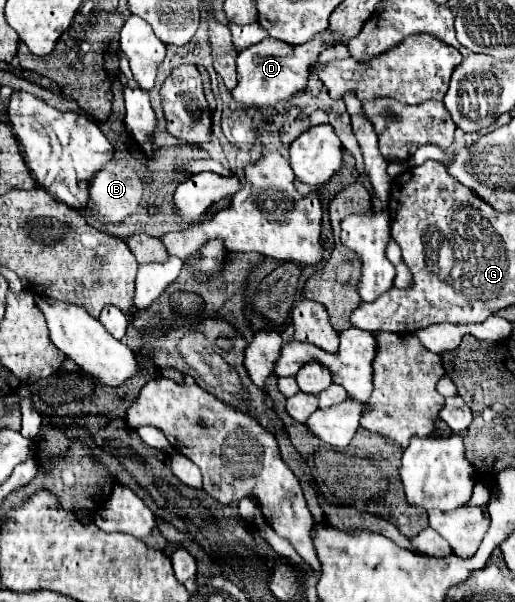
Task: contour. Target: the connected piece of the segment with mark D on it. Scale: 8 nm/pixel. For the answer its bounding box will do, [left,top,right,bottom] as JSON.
[232,31,328,107]

